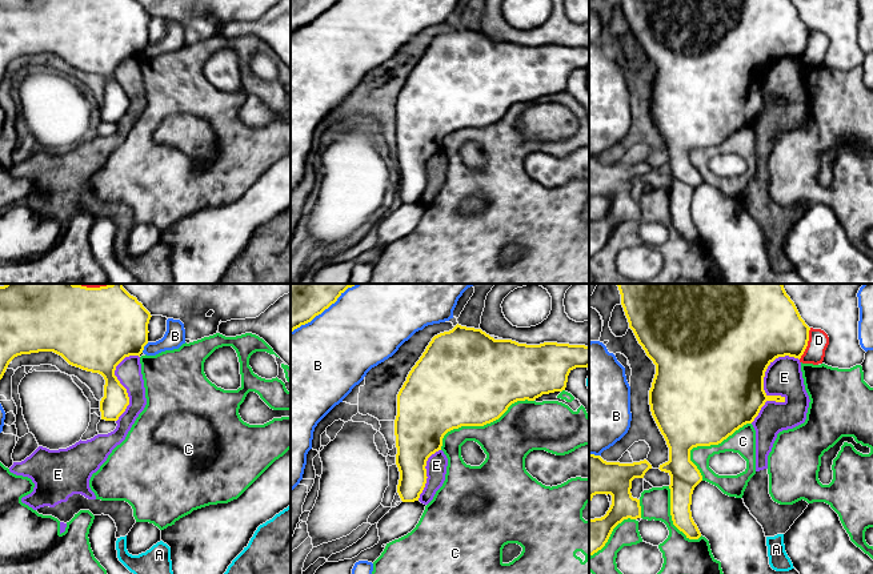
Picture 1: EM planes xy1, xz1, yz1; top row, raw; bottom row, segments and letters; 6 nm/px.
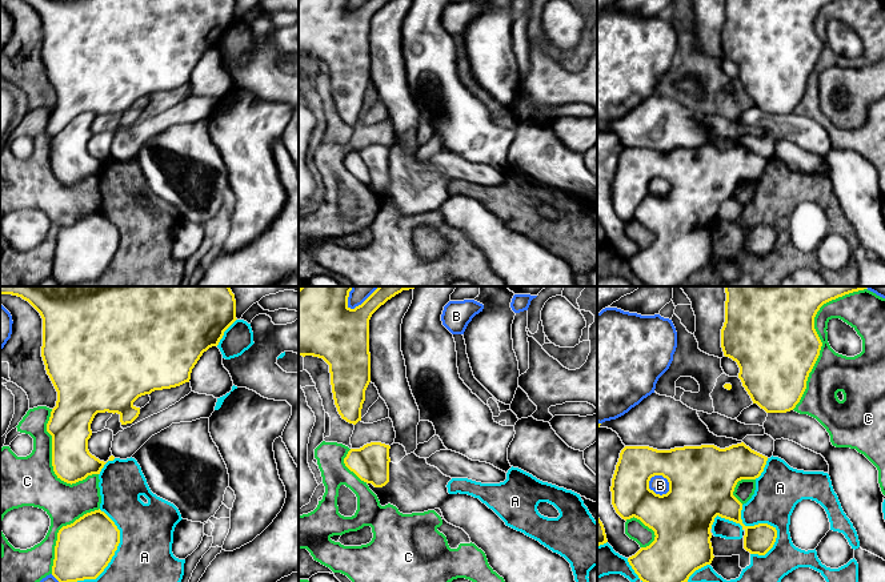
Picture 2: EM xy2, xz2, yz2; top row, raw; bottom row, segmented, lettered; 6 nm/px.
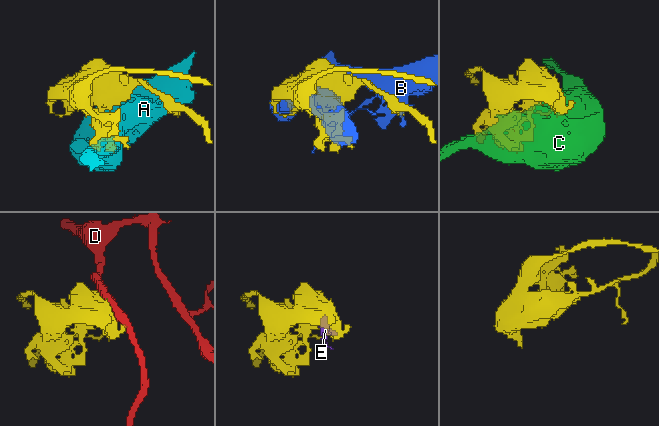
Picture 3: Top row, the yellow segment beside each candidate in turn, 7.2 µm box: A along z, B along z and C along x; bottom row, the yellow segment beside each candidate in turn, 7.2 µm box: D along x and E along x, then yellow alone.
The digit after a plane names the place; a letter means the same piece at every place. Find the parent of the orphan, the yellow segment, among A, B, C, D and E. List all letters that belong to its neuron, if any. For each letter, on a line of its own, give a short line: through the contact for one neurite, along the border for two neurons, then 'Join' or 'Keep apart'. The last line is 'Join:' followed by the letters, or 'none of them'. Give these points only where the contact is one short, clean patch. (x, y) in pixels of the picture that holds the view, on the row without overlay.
A: Keep apart
B: Keep apart
C: Keep apart
D: Keep apart
E: Keep apart
Join: none of them

